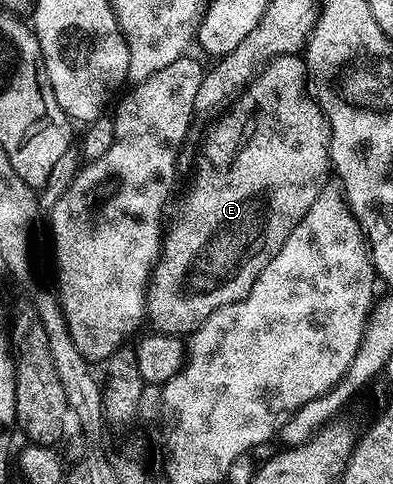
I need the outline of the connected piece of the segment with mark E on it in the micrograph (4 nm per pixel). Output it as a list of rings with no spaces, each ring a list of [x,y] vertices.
[[[295,54],[282,55],[273,58],[260,74],[249,83],[246,89],[231,103],[228,115],[221,120],[213,130],[212,139],[208,142],[208,148],[204,152],[204,159],[200,162],[200,168],[196,172],[196,183],[188,194],[188,218],[196,226],[176,226],[172,235],[165,237],[162,242],[162,253],[152,267],[152,276],[148,280],[148,293],[146,295],[146,318],[153,322],[155,329],[161,334],[175,334],[177,336],[191,335],[192,331],[205,322],[215,310],[226,304],[234,304],[242,300],[250,292],[252,285],[262,276],[262,268],[278,256],[282,244],[286,244],[286,236],[294,232],[296,225],[310,212],[310,204],[318,200],[318,196],[326,189],[330,182],[330,159],[328,157],[328,128],[324,120],[324,114],[320,107],[313,101],[308,93],[306,81],[306,67]]]

